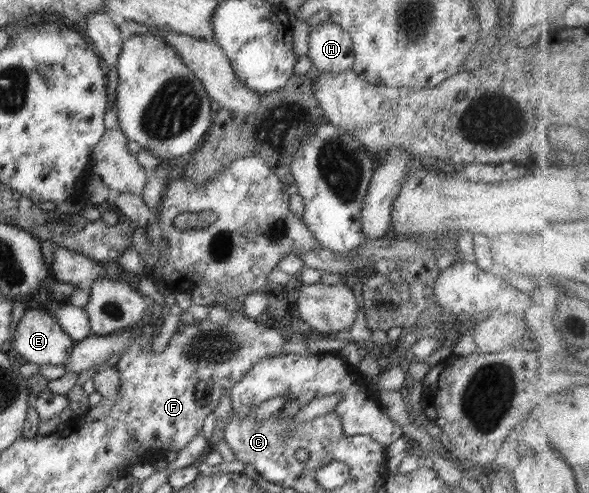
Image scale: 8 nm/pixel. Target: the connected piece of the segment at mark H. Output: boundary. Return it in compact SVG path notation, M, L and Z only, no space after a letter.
M330 20L311 27L308 53L312 64L325 73L352 69L355 50L350 35Z

